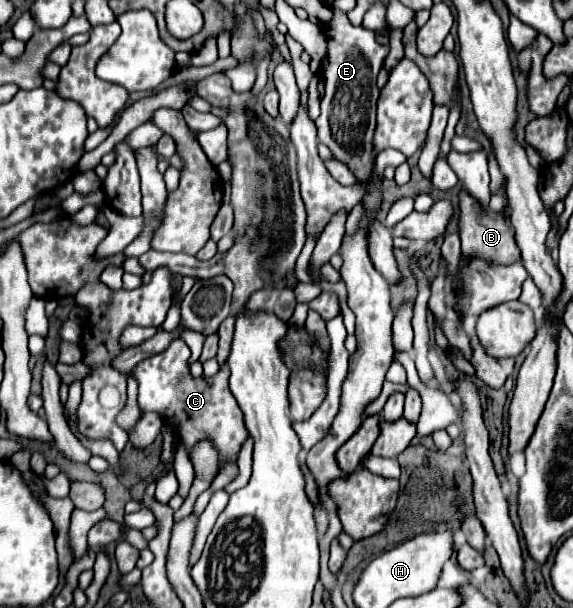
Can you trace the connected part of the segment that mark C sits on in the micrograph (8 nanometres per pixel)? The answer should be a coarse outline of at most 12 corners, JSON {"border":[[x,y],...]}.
{"border":[[178,338],[142,360],[142,412],[172,418],[186,450],[210,436],[220,464],[249,432],[226,365],[193,378]]}

